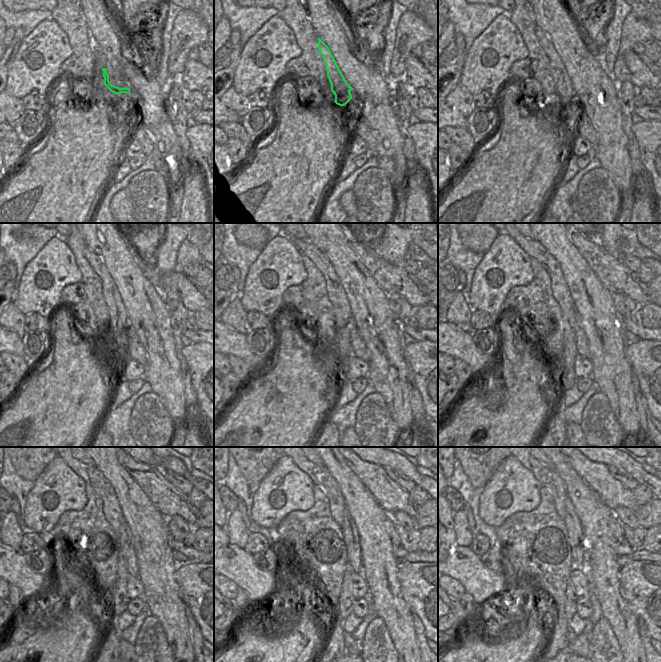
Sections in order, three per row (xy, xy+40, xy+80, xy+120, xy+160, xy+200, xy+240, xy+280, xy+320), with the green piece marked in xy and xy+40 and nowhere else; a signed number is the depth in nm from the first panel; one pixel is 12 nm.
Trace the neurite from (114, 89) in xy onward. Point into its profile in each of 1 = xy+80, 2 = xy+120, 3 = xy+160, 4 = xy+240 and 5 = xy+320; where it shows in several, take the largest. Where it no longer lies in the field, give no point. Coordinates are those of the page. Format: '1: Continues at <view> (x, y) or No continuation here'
1: Continues at xy+80 (563, 85)
2: Continues at xy+120 (118, 322)
3: Continues at xy+160 (335, 291)
4: Continues at xy+240 (91, 475)
5: Continues at xy+320 (546, 475).

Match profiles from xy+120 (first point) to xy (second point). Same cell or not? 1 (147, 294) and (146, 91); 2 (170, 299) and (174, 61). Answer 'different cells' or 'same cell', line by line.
1: same cell
2: same cell

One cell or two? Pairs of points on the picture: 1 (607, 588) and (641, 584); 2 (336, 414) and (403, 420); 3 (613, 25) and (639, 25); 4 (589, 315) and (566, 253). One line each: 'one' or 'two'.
1: two
2: two
3: two
4: one

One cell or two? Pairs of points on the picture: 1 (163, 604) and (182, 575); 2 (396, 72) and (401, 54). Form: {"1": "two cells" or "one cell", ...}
{"1": "two cells", "2": "one cell"}

